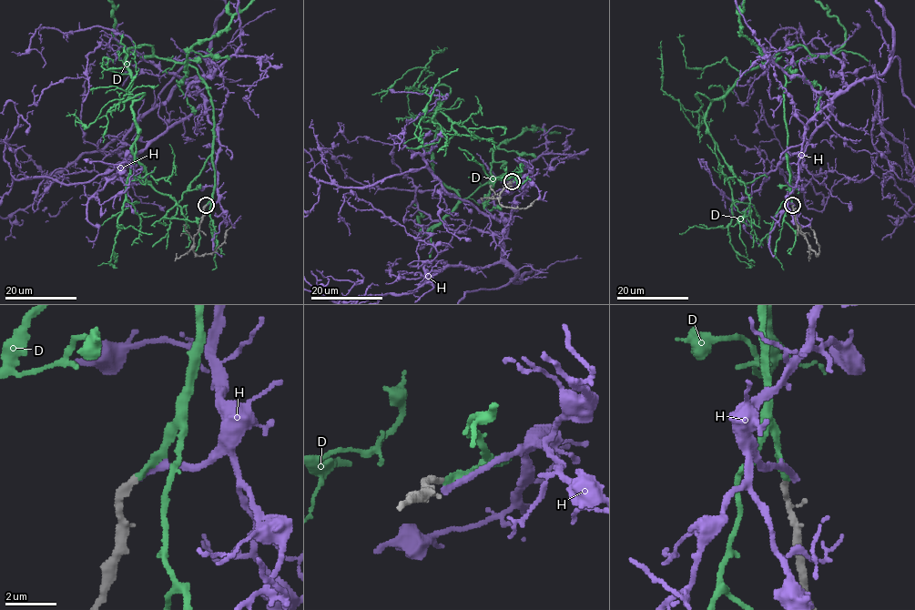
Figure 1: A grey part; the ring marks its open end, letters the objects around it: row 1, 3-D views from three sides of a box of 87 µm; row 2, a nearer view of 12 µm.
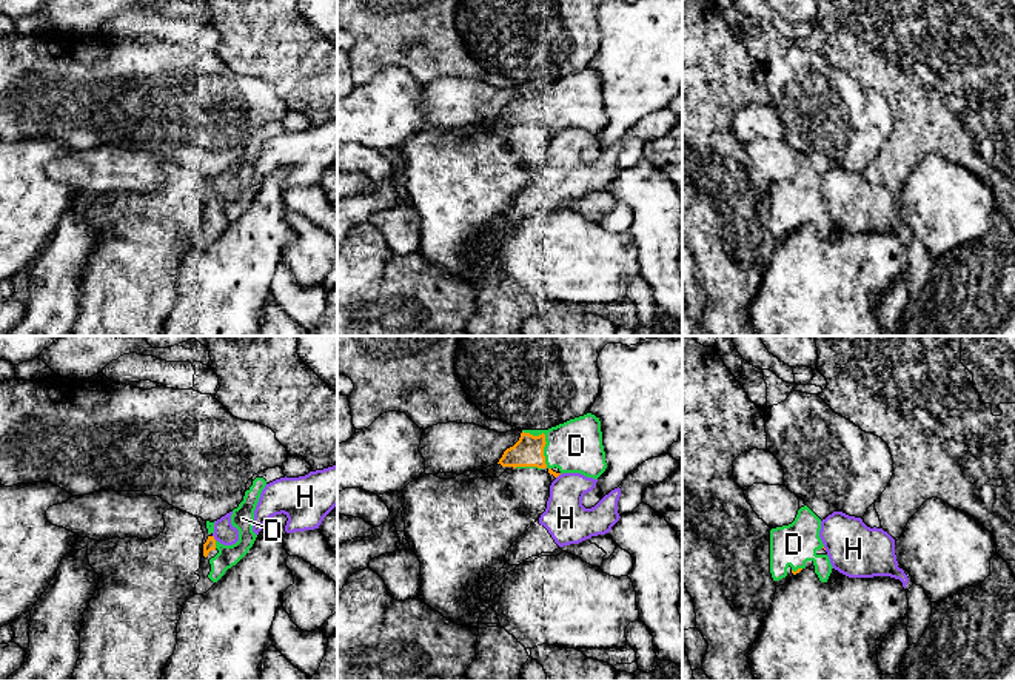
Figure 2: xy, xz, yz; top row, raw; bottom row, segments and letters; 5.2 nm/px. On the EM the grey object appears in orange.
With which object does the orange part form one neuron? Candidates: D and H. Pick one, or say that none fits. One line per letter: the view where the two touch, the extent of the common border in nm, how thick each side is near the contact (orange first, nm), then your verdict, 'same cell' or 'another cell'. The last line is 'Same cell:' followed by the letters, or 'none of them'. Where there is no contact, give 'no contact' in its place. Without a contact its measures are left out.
D: contact in xz; length 260 nm; calibres 160 and 280 nm; same cell
H: contact in xy; length 40 nm; calibres 60 and 110 nm; another cell
Same cell: D

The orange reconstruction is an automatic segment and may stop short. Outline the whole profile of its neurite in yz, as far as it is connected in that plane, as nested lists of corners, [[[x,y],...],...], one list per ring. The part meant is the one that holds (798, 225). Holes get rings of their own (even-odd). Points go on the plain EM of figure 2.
[[[801,162],[795,176],[789,180],[770,185],[770,228],[773,236],[787,231],[787,223],[796,230],[812,216],[821,237],[827,237],[832,219],[827,210],[816,206],[824,202],[821,193],[821,174],[807,162]]]

